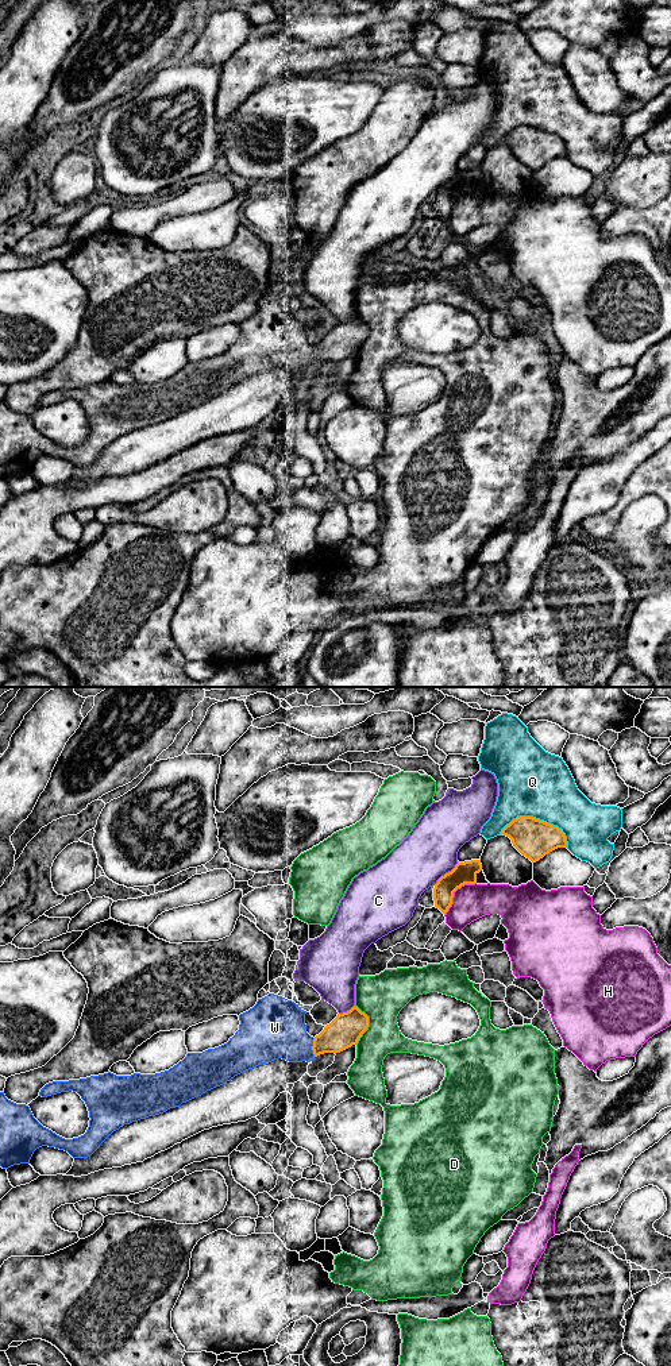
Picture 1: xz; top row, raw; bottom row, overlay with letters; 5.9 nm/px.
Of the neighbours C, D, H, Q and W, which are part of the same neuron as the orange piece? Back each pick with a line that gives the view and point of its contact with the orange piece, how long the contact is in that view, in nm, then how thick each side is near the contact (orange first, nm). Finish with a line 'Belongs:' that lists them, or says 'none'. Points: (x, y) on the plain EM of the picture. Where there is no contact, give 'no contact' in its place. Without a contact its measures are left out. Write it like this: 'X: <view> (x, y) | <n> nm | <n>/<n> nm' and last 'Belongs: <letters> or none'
W: xz (312, 357) | 110 nm | 190/360 nm
Belongs: W

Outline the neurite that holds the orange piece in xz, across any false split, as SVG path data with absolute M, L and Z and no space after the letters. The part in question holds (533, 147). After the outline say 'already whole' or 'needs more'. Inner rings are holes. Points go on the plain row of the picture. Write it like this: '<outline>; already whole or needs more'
M517 126L500 144L509 146L513 155L532 171L558 157L567 157L562 138L533 126Z; already whole

